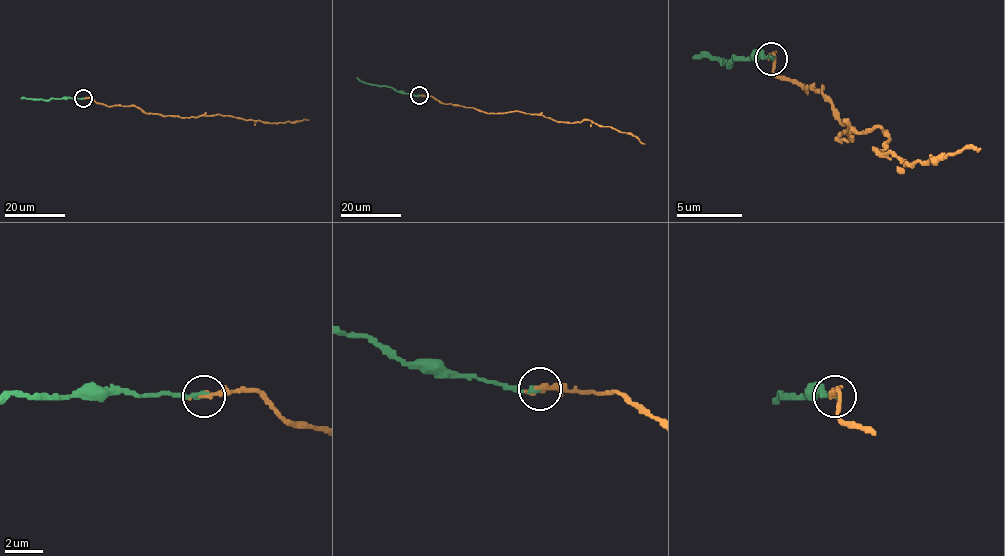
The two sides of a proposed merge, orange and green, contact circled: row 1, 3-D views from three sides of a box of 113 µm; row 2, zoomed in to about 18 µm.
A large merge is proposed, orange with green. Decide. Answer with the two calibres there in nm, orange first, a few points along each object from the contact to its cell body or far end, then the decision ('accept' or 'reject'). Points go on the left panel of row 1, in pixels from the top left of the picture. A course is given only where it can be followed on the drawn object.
320 nm thick on the orange side, 320 nm on the other; orange runs (83, 99), (91, 98), (109, 106), (135, 105), (146, 113), (164, 116), (231, 115), (268, 123), (308, 119); green runs (83, 99), (21, 99); accept

